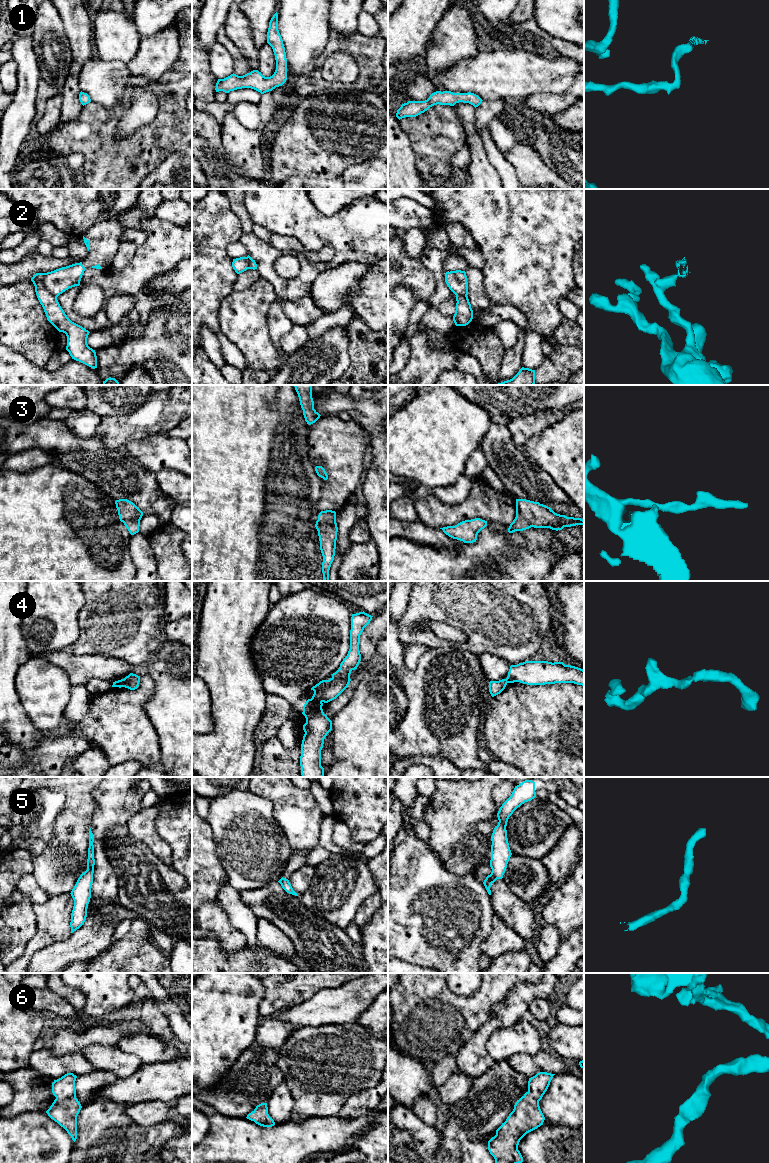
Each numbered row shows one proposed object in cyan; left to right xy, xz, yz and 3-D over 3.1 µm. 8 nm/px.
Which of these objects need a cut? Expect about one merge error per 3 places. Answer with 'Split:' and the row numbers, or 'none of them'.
Split: 2, 4

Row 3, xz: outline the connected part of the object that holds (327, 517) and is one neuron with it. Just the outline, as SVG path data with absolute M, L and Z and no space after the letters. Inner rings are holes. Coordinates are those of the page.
M332 510L321 511L315 527L318 531L320 550L323 556L323 580L329 581L329 570L334 560L338 527L336 512Z

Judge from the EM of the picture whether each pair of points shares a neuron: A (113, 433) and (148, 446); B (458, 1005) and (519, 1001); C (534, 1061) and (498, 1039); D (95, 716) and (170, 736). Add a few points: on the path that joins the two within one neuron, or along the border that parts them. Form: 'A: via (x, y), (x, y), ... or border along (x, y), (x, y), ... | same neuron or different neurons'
A: border along (138, 438), (129, 440), (122, 447) | different neurons
B: border along (515, 984), (507, 996), (493, 1007), (486, 1021) | different neurons
C: border along (542, 1048), (533, 1055), (514, 1054), (507, 1059) | different neurons
D: border along (145, 711), (156, 732), (161, 755) | different neurons

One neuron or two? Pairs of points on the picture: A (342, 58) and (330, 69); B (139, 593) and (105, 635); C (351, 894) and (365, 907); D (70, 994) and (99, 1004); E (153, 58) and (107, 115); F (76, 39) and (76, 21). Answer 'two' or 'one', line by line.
A: one
B: one
C: two
D: two
E: two
F: one

